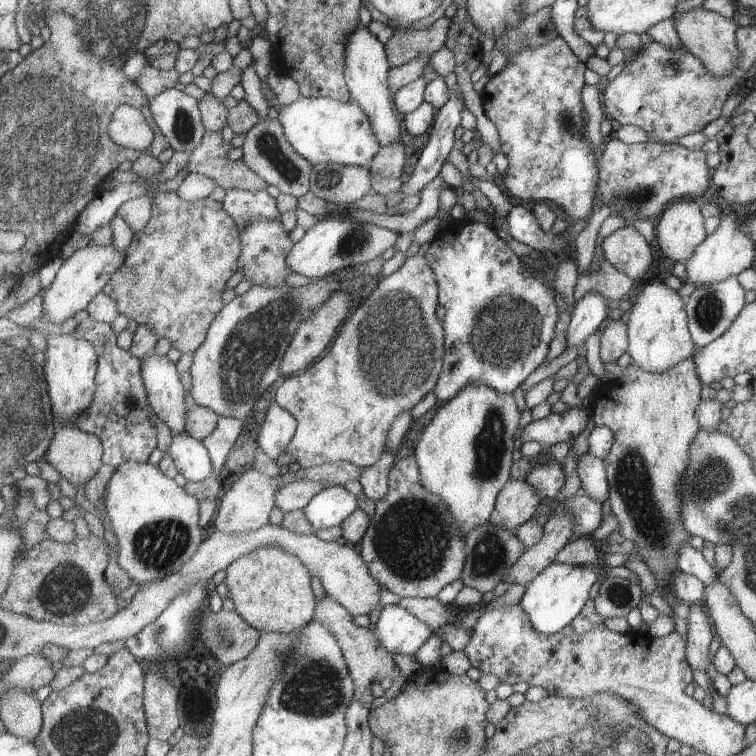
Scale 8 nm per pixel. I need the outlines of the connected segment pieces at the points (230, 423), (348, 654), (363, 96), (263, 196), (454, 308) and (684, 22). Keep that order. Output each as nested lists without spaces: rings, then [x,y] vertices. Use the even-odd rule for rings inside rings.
[[[220,416],[217,428],[202,440],[205,443],[205,448],[209,451],[211,460],[213,460],[213,474],[222,476],[225,464],[229,460],[229,454],[235,448],[235,444],[237,444],[237,440],[243,434],[244,429],[244,421]]]
[[[326,595],[317,604],[313,622],[323,624],[325,628],[329,628],[337,636],[337,640],[339,640],[341,648],[344,650],[345,663],[349,668],[349,674],[353,678],[353,686],[355,686],[353,699],[361,700],[367,708],[372,710],[371,684],[377,682],[377,680],[381,681],[385,676],[393,677],[396,674],[398,664],[395,662],[392,653],[381,644],[381,640],[379,640],[373,627],[359,627],[353,622],[352,617],[353,614],[347,608],[331,596]]]
[[[359,24],[357,30],[349,38],[345,38],[345,44],[347,44],[345,76],[349,90],[353,101],[368,114],[373,124],[373,132],[377,134],[379,146],[385,149],[385,146],[402,142],[404,121],[401,112],[396,108],[396,101],[393,100],[393,91],[389,88],[392,66],[389,64],[385,43],[379,40],[369,27]]]
[[[228,190],[222,200],[225,210],[235,218],[243,231],[253,218],[279,218],[282,212],[278,200],[269,191]]]
[[[466,218],[463,220],[449,219],[445,226],[440,227],[439,232],[432,240],[425,254],[429,260],[429,264],[431,264],[435,271],[436,279],[440,286],[440,304],[446,309],[446,315],[444,316],[446,336],[444,365],[441,378],[439,378],[439,382],[434,390],[435,394],[437,394],[441,402],[449,402],[452,398],[455,398],[461,390],[467,388],[469,384],[485,384],[485,386],[495,388],[497,392],[503,392],[503,394],[515,392],[515,390],[547,360],[549,352],[551,352],[551,346],[553,346],[553,340],[557,338],[557,324],[559,324],[561,314],[559,314],[559,304],[557,304],[555,292],[553,292],[541,278],[533,276],[532,272],[521,262],[521,256],[517,256],[517,254],[507,246],[506,242],[497,236],[497,232],[485,223],[474,223]]]
[[[702,7],[691,9],[687,12],[680,12],[674,16],[677,32],[683,41],[684,46],[697,55],[701,62],[705,64],[705,68],[717,76],[729,76],[741,62],[739,56],[739,37],[737,36],[737,24],[732,18],[726,18],[715,11],[709,11]]]

